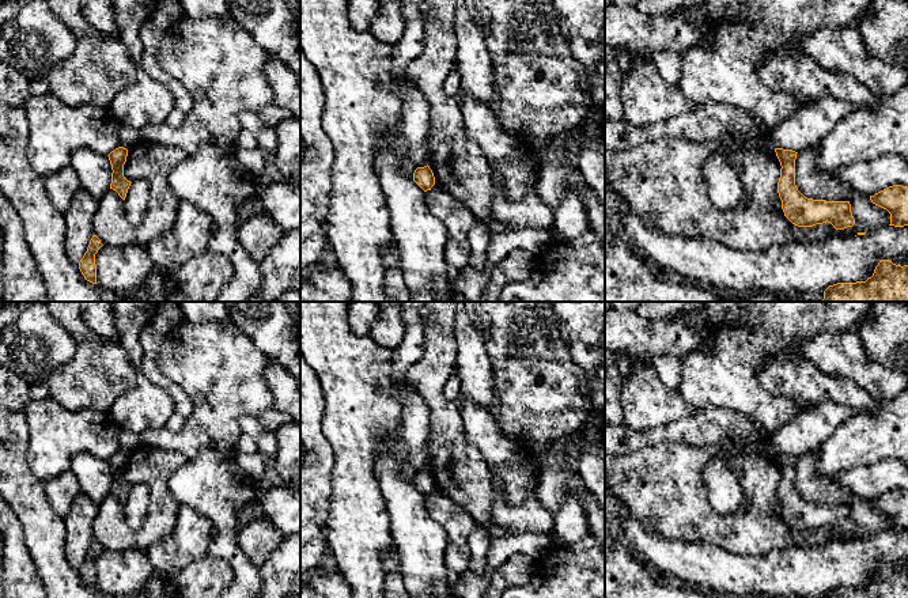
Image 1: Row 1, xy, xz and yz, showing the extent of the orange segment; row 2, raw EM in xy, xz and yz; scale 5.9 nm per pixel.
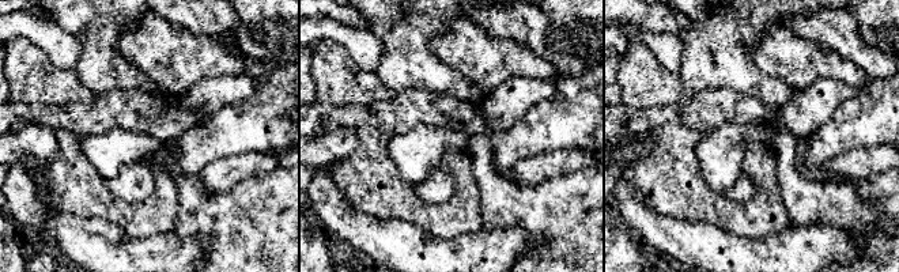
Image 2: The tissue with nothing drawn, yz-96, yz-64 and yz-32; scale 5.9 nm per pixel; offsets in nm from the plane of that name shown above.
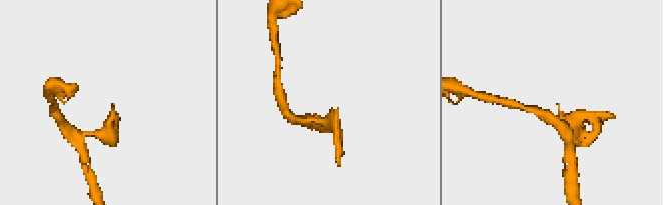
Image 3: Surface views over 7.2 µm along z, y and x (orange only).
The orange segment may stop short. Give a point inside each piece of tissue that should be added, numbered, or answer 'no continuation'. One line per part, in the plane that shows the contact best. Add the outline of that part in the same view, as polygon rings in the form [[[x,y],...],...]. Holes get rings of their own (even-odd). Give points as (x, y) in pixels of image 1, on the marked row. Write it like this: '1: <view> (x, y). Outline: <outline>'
no continuation

